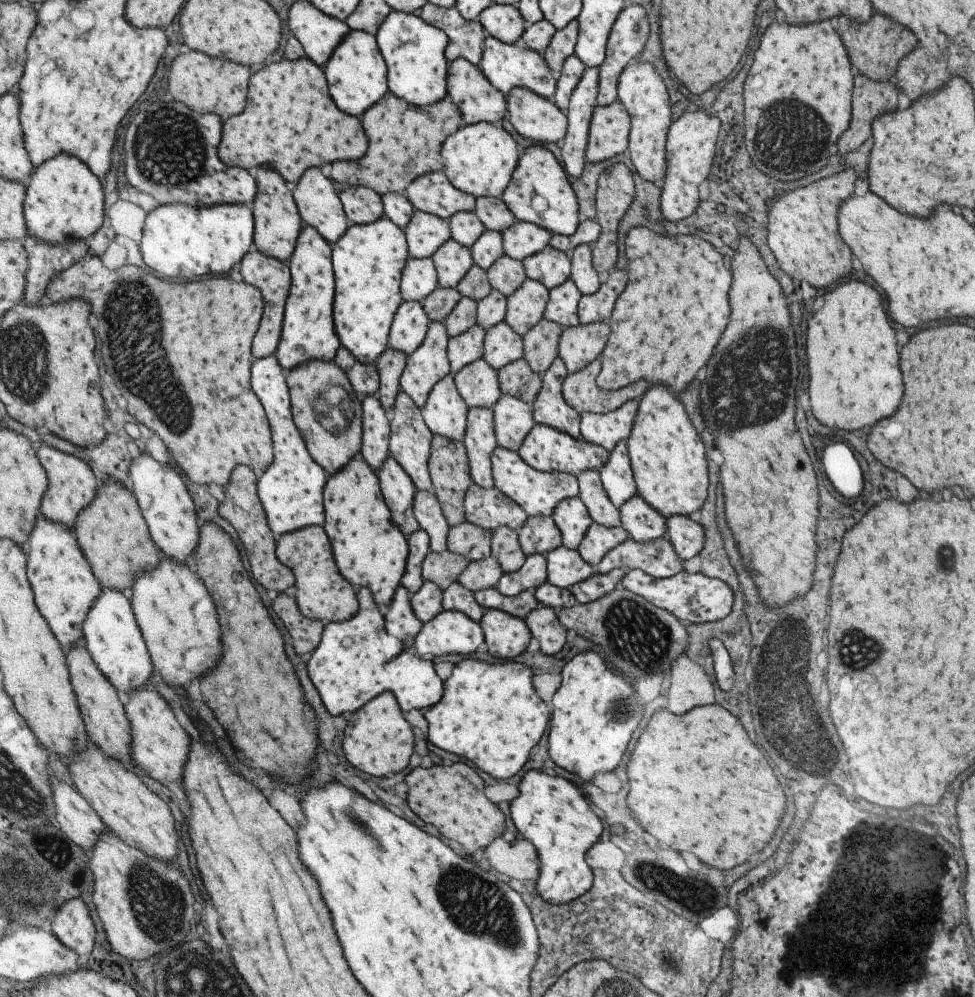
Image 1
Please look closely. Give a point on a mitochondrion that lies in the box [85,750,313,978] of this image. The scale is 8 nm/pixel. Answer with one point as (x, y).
(161, 915)

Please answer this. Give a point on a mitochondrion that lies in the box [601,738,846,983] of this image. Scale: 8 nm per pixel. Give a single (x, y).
(699, 894)

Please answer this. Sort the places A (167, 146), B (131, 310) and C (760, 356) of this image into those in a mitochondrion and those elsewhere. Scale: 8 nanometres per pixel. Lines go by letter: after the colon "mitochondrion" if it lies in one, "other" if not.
A: mitochondrion
B: mitochondrion
C: mitochondrion

